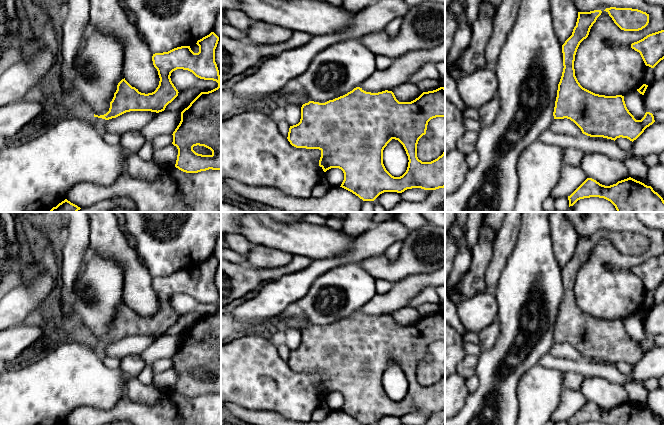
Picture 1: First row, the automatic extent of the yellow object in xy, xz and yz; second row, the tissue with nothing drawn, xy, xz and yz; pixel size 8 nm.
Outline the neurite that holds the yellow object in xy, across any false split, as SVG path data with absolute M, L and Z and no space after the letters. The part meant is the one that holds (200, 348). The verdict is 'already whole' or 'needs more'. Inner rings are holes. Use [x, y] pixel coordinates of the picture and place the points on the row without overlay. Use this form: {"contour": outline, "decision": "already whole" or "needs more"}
{"contour": "M211 256L197 265L196 268L199 270L198 277L194 277L190 270L181 270L168 276L153 278L153 289L157 293L160 302L156 314L148 318L141 317L138 313L132 311L124 302L117 309L117 314L110 326L109 335L100 340L94 338L94 341L109 344L130 335L151 335L156 337L164 335L166 330L179 317L170 302L171 297L177 293L188 294L200 303L216 305L218 307L217 312L208 316L201 316L181 336L181 345L172 358L172 368L178 373L175 391L179 394L186 397L198 397L209 393L221 394L221 303L215 286L215 273L218 265L219 261L214 256ZM197 369L210 373L212 378L202 379L196 377L193 371Z", "decision": "already whole"}

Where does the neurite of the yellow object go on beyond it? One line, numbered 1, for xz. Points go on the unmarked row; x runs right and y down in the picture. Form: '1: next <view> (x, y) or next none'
1: next none

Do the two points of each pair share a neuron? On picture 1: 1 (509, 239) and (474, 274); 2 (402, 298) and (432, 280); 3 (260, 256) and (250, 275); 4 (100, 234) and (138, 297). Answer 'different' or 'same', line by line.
1: different
2: same
3: different
4: same

